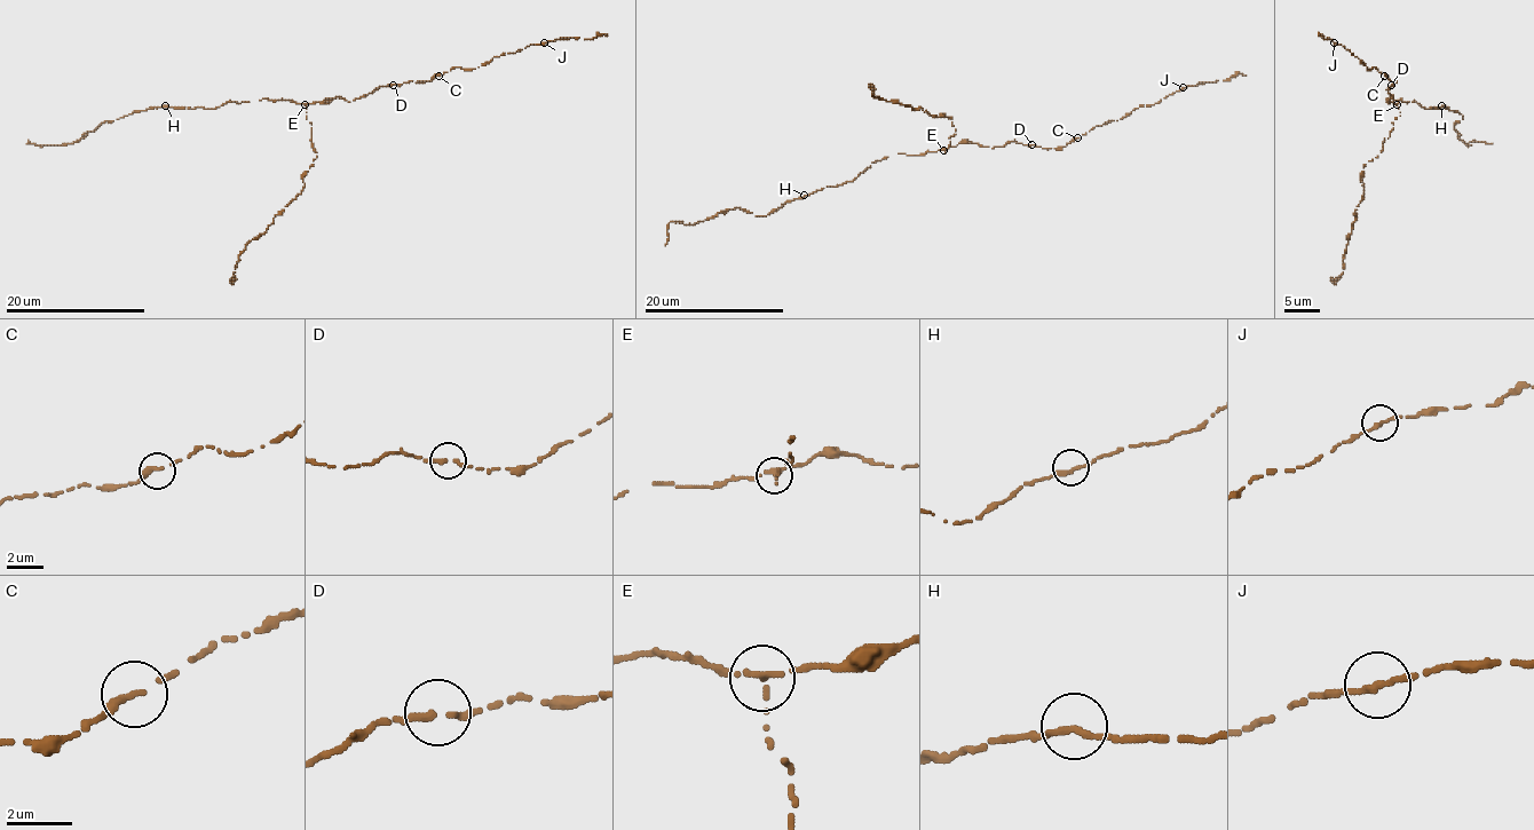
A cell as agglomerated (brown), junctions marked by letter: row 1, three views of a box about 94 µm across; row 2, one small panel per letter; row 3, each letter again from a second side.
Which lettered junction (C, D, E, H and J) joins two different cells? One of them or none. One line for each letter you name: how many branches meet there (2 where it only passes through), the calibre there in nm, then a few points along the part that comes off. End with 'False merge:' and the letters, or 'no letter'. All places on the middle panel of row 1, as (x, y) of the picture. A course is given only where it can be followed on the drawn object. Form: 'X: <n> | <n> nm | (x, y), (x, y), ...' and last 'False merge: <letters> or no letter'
E: 2 | 200 nm | (943, 150), (945, 153), (950, 137), (956, 134), (951, 119), (874, 96), (870, 84)
False merge: E

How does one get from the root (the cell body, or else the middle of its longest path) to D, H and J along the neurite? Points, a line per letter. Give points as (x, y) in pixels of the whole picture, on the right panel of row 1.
D: (1393, 103), (1390, 96), (1394, 100), (1388, 92), (1391, 85)
H: (1393, 103), (1398, 103), (1400, 99), (1426, 109), (1441, 105)
J: (1393, 103), (1388, 89), (1394, 81), (1390, 81), (1374, 66), (1367, 69), (1347, 49), (1334, 42)

